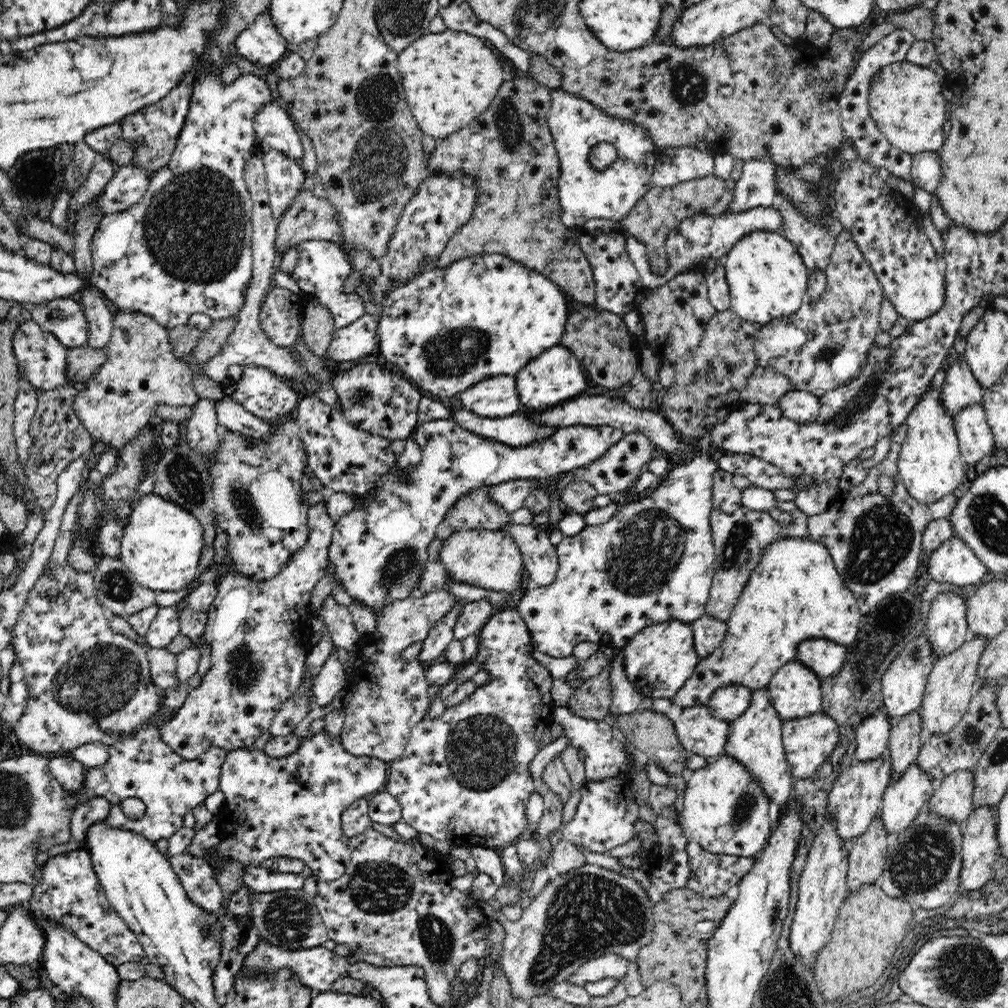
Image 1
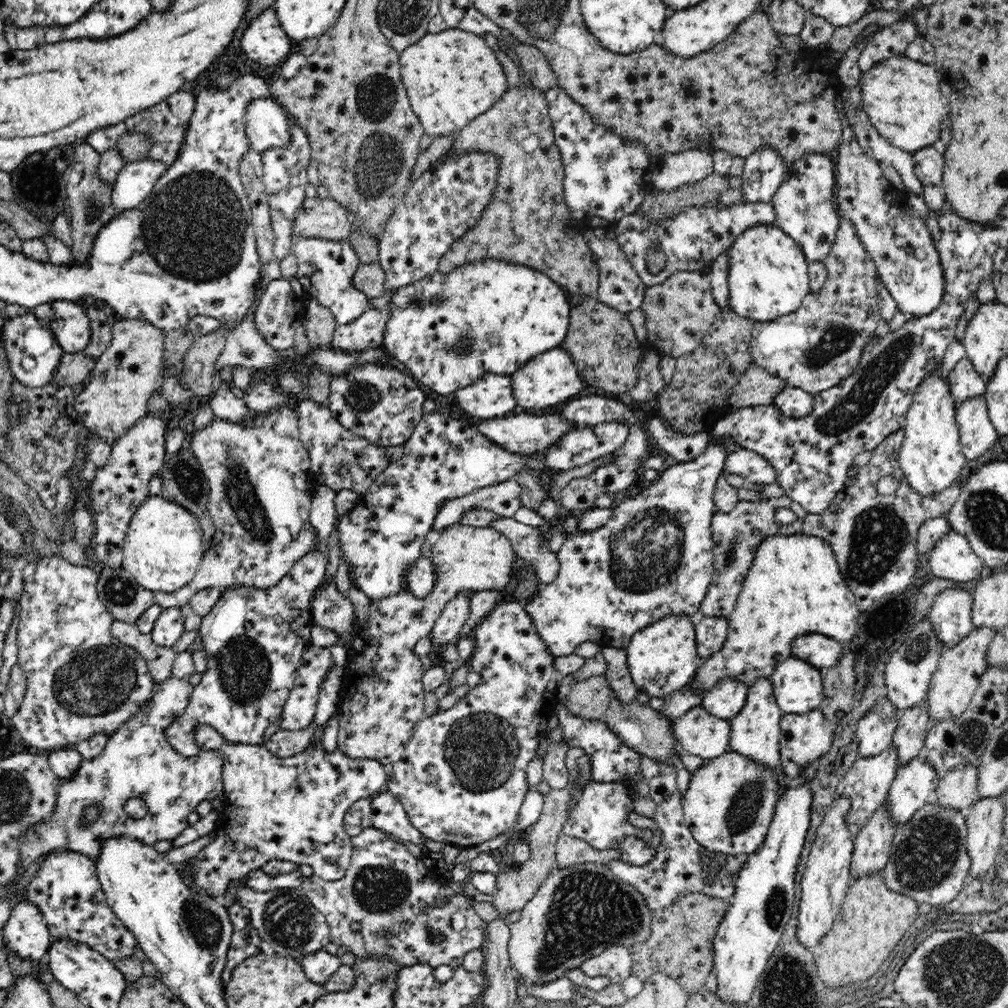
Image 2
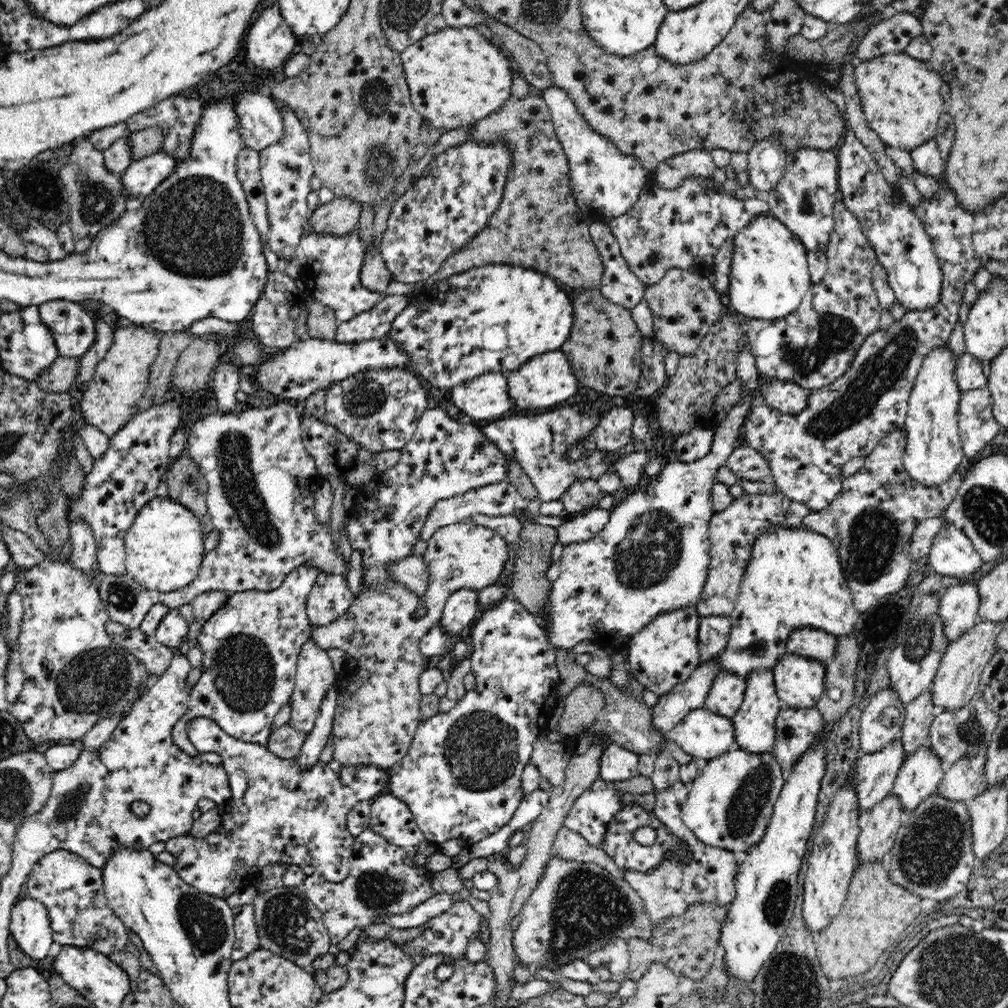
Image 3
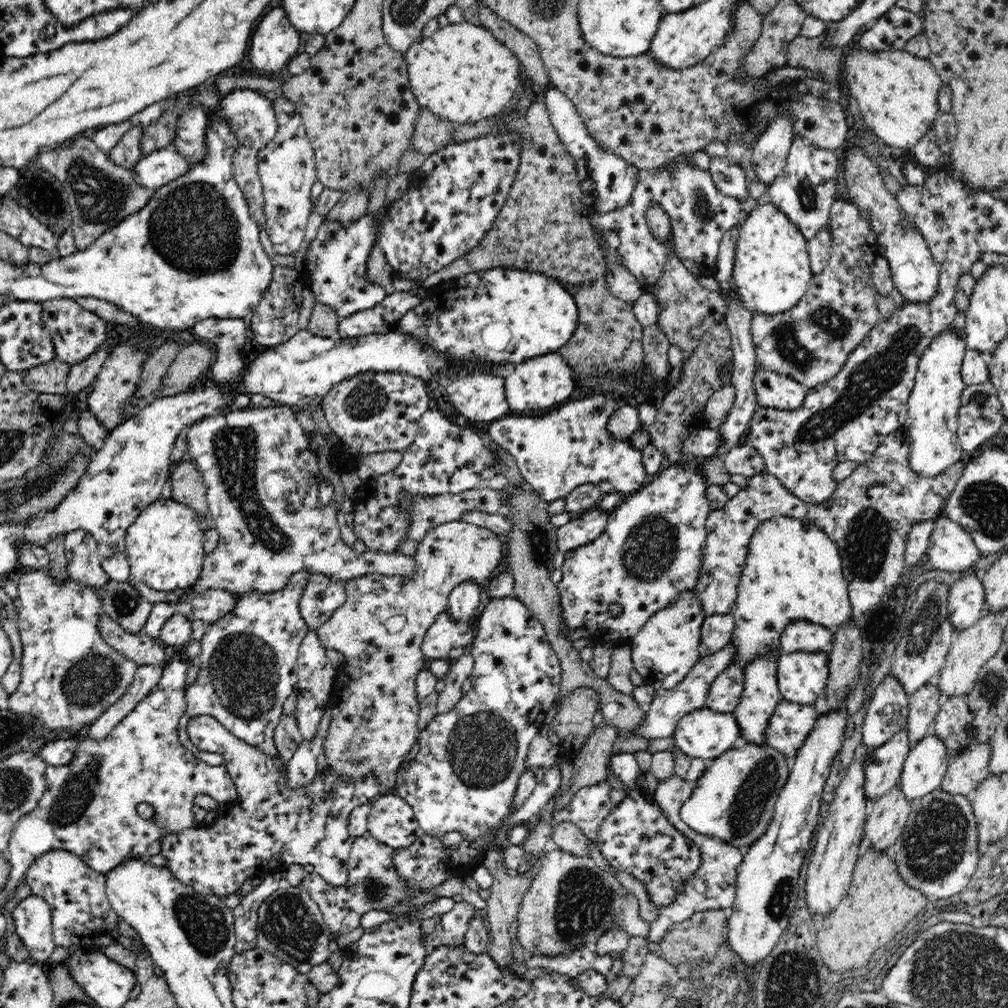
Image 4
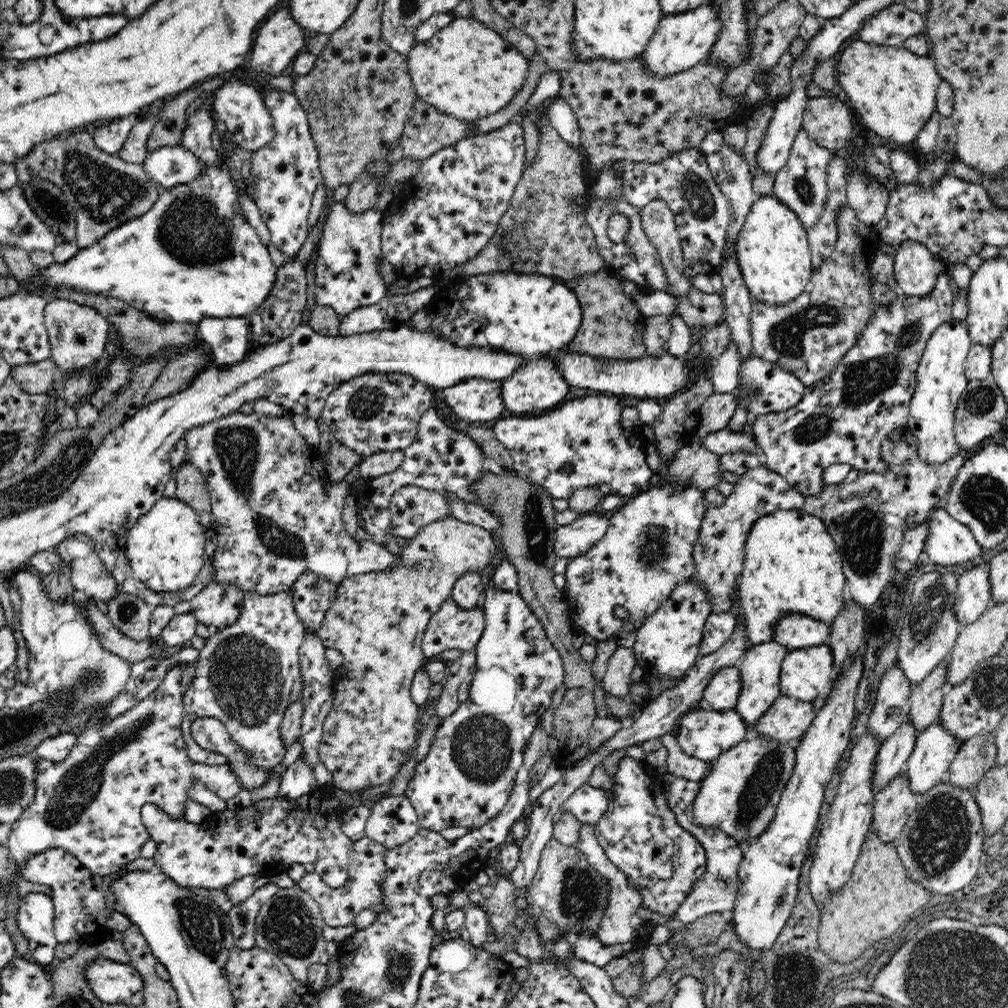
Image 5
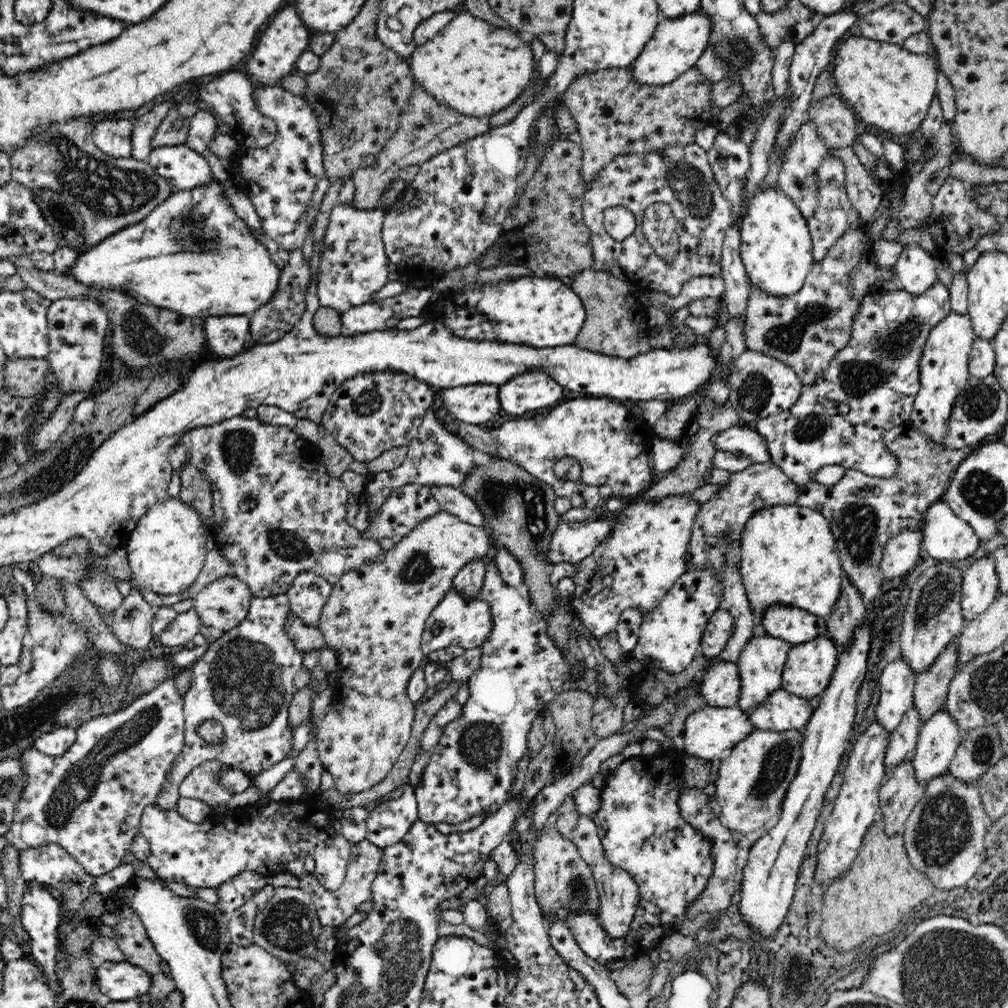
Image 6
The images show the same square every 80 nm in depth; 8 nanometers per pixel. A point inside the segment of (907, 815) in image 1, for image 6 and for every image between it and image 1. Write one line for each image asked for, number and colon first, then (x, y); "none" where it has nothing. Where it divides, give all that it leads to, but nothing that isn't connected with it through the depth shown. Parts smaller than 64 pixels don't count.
2: (914, 784)
3: (920, 775)
4: (924, 768)
5: (934, 750)
6: (938, 740)

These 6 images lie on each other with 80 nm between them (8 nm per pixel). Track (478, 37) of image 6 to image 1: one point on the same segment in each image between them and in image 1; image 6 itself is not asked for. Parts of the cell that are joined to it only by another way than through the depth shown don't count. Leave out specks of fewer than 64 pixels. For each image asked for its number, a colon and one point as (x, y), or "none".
1: (449, 78)
2: (450, 78)
3: (455, 77)
4: (462, 73)
5: (467, 71)

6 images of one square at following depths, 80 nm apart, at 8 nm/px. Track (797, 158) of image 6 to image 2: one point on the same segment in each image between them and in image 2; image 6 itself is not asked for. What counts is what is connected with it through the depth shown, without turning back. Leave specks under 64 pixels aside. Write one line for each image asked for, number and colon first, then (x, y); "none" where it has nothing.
2: (803, 204)
3: (803, 200)
4: (805, 191)
5: (801, 185)

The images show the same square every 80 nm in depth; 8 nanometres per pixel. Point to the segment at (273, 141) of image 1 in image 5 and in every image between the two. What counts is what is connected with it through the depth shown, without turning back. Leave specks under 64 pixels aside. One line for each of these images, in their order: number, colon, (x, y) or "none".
2: (268, 125)
3: (261, 124)
4: (251, 114)
5: (240, 105)

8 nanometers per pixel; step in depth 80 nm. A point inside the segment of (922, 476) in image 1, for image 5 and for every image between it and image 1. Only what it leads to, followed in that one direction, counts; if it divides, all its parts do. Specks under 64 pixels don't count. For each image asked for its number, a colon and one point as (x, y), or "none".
2: (931, 458)
3: (933, 453)
4: (933, 406)
5: (941, 380)

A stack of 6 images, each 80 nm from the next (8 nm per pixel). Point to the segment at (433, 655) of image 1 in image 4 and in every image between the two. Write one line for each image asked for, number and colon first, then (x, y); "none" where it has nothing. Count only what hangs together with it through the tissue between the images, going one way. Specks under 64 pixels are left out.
2: (445, 631)
3: (458, 613)
4: (464, 599)

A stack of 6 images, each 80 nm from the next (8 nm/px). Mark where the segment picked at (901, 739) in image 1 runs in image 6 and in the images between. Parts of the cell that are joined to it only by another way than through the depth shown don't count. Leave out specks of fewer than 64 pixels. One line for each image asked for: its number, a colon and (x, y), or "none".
2: (909, 738)
3: (919, 714)
4: (923, 705)
5: (926, 699)
6: (931, 687)

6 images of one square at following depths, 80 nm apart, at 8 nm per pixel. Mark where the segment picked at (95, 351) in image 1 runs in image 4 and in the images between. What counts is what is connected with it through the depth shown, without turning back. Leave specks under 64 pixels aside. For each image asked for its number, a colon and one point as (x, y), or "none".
2: (76, 368)
3: (61, 376)
4: (52, 377)

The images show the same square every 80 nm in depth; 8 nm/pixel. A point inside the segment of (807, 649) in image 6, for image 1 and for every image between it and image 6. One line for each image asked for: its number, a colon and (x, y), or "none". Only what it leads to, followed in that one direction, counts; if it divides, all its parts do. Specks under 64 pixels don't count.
1: (795, 691)
2: (797, 686)
3: (799, 682)
4: (802, 677)
5: (805, 673)

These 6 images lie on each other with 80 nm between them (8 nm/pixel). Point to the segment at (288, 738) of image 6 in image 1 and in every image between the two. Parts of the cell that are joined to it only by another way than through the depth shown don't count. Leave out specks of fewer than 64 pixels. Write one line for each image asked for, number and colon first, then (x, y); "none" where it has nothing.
1: (258, 631)
2: (255, 638)
3: (251, 645)
4: (248, 665)
5: (245, 672)

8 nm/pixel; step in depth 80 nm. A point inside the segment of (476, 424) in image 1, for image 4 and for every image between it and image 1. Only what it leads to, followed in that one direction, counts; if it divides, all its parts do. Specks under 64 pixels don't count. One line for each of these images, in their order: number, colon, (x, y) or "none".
2: (524, 435)
3: (539, 443)
4: (569, 446)

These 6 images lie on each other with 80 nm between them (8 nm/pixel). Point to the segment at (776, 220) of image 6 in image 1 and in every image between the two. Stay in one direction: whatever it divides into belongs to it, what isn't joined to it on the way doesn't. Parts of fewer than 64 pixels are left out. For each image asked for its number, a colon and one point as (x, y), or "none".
1: (766, 276)
2: (768, 277)
3: (769, 276)
4: (771, 273)
5: (772, 251)

